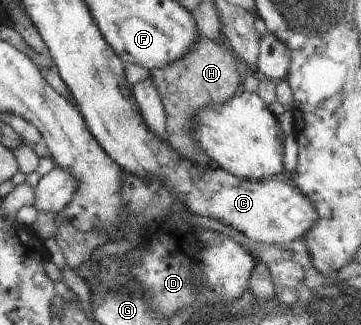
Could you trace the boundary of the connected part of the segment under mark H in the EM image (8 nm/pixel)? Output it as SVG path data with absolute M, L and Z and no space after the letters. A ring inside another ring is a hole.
M199 32L196 45L190 46L184 57L178 58L160 69L151 69L150 77L159 91L166 112L167 142L183 157L199 168L219 169L202 152L192 137L194 114L211 103L222 103L234 96L242 82L237 71L238 60L231 48L220 45Z

